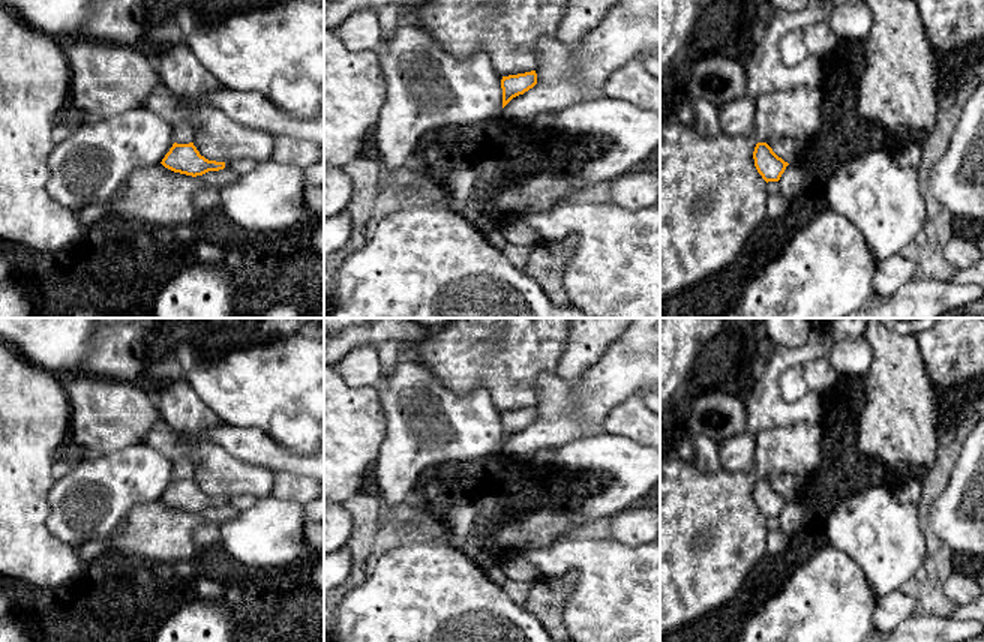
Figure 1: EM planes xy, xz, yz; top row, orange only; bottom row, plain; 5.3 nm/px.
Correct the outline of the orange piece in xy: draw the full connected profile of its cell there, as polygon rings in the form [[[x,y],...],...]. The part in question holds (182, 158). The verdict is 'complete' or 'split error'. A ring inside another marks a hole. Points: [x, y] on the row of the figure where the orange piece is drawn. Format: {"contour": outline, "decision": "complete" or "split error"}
{"contour": [[[174,142],[160,164],[174,172],[192,177],[225,168],[225,162],[208,160],[204,156],[201,156],[194,142],[189,144]]], "decision": "complete"}

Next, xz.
{"contour": [[[536,70],[502,76],[502,108],[516,96],[524,94],[537,84]]], "decision": "complete"}

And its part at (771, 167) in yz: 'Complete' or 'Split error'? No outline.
Complete

